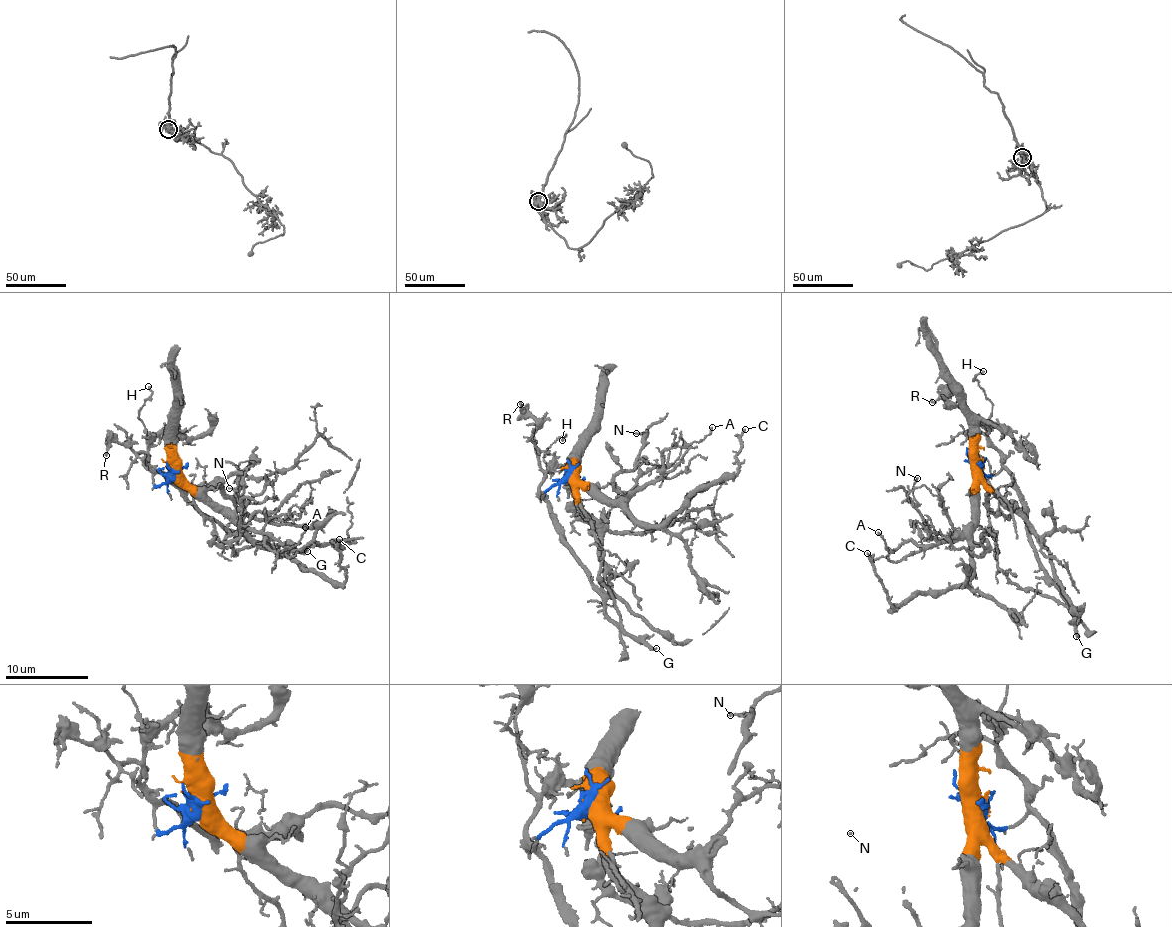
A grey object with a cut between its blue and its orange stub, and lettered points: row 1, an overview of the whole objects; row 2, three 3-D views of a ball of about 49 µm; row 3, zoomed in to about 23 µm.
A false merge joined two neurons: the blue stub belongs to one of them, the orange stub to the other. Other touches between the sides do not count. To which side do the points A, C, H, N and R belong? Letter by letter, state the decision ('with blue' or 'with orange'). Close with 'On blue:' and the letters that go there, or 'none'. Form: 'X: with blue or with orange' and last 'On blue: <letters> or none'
A: with orange
C: with orange
H: with blue
N: with orange
R: with blue
On blue: H, R

